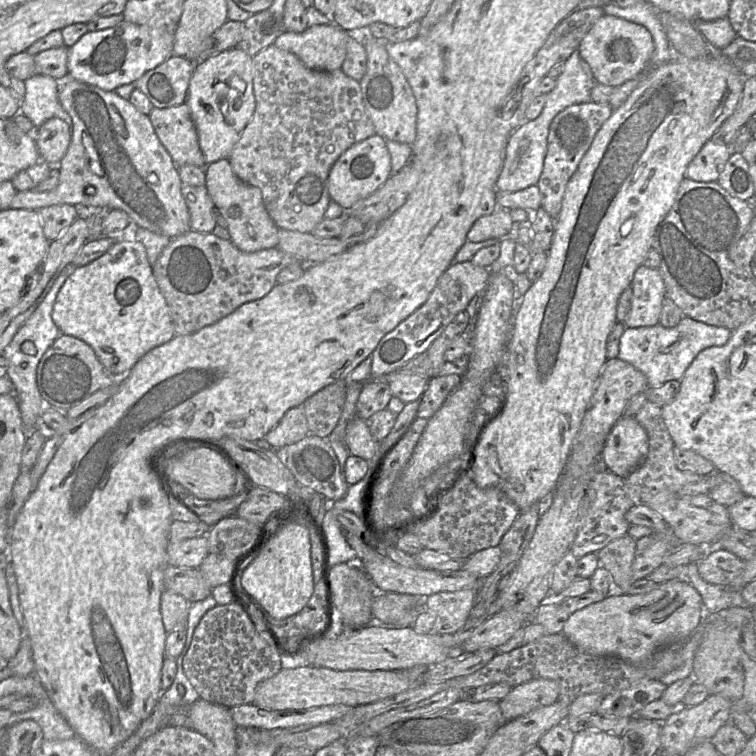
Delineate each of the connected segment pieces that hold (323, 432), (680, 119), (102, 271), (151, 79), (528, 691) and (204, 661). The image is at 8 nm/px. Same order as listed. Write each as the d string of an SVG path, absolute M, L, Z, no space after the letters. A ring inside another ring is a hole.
M348 378L320 389L302 404L309 432L326 438L336 427L345 404Z
M673 49L672 57L672 61L648 68L641 75L638 85L631 91L624 103L613 110L611 116L603 123L595 135L589 150L566 186L561 211L555 218L554 235L544 271L523 296L520 308L514 314L511 333L502 362L509 372L504 405L497 409L495 412L496 417L491 419L481 431L473 449L473 461L470 465L469 474L479 488L495 487L500 489L517 505L520 511L531 507L535 503L547 502L558 485L599 375L608 360L607 339L617 323L616 311L619 297L626 288L631 286L634 273L643 265L648 252L652 249L652 240L656 228L672 208L679 185L685 178L687 166L704 144L734 113L739 104L745 76L730 60L725 57L688 59L678 55Z
M119 239L99 258L86 265L72 267L71 274L57 294L52 320L61 334L88 344L100 363L113 375L121 377L148 351L176 336L169 308L154 278L146 249L141 242L132 239Z
M171 56L135 81L156 108L167 108L185 103L190 78L196 63L180 56Z
M532 679L512 687L499 706L505 722L523 716L534 709L548 706L558 700L559 686L550 679Z
M235 597L230 604L217 605L205 613L195 629L191 646L183 661L184 672L199 697L228 708L253 703L258 685L285 667L295 665L284 658L274 634L263 621L262 610L253 601L241 601Z

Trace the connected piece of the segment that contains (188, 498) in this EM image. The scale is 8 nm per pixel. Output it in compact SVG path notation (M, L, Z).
M243 474L246 491L240 492L225 499L209 500L194 496L180 484L175 484L180 497L196 513L201 521L209 526L215 525L219 520L236 514L239 505L246 498L247 490L251 487L249 480Z

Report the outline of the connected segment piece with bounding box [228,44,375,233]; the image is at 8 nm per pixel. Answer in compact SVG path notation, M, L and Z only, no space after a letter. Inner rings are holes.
M274 44L253 56L252 66L256 107L252 119L242 131L229 155L229 162L234 174L241 181L261 190L266 210L279 229L309 233L325 218L325 212L331 202L328 192L328 176L331 167L349 147L375 134L375 127L364 106L360 83L348 77L342 69L330 72L310 69L296 55L282 50Z

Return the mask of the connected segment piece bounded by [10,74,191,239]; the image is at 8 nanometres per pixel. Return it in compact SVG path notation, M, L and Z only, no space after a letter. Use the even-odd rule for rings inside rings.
M68 74L57 80L59 80L59 102L72 118L71 142L58 164L59 183L51 191L18 191L10 208L39 211L48 206L71 204L82 211L119 209L129 216L132 225L170 239L191 230L188 207L181 192L182 182L178 166L156 135L149 115L141 113L129 100L123 99L115 91L102 90L97 86L75 80Z

